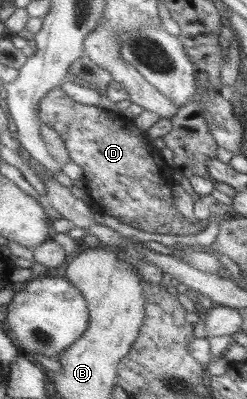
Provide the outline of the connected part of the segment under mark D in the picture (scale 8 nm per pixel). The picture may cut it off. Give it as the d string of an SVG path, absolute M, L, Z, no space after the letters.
M61 86L48 91L40 101L38 117L42 123L52 127L64 140L69 158L80 165L84 176L81 185L87 190L91 202L110 217L119 218L120 223L126 223L148 233L171 233L172 235L196 235L204 230L199 223L192 223L184 217L172 199L172 186L176 181L172 178L173 169L164 162L161 150L149 141L144 132L134 124L128 114L113 113L92 105L82 105L73 101L69 91Z

